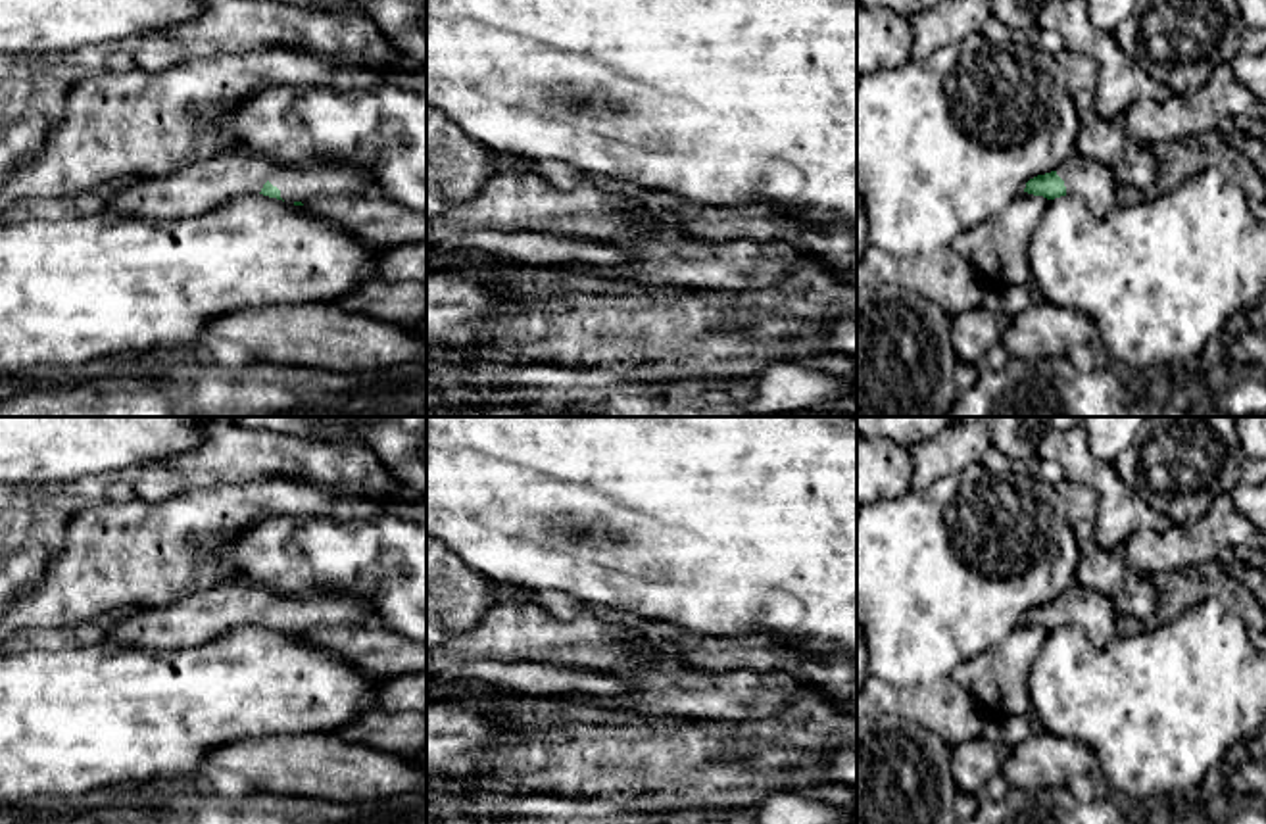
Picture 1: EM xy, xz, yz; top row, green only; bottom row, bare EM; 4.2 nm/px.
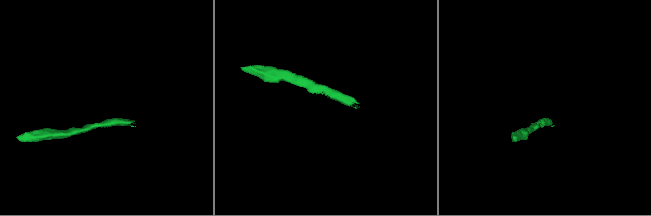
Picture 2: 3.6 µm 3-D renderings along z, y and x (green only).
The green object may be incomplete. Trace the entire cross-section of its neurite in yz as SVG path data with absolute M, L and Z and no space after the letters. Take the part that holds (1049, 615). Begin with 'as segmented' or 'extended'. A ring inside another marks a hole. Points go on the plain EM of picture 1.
extended; M1074 582L1057 601L1030 609L1024 622L1047 630L1078 626L1089 643L1101 649L1116 638L1116 617L1112 601L1103 592Z

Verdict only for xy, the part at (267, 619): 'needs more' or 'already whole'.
needs more

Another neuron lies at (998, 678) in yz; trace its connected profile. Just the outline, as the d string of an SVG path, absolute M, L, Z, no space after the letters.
M1018 624L1001 643L962 663L951 678L961 684L987 718L1024 715L1032 709L1028 674L1049 630Z

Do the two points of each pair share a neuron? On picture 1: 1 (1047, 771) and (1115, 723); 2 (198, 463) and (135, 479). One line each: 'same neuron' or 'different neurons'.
1: different neurons
2: same neuron

